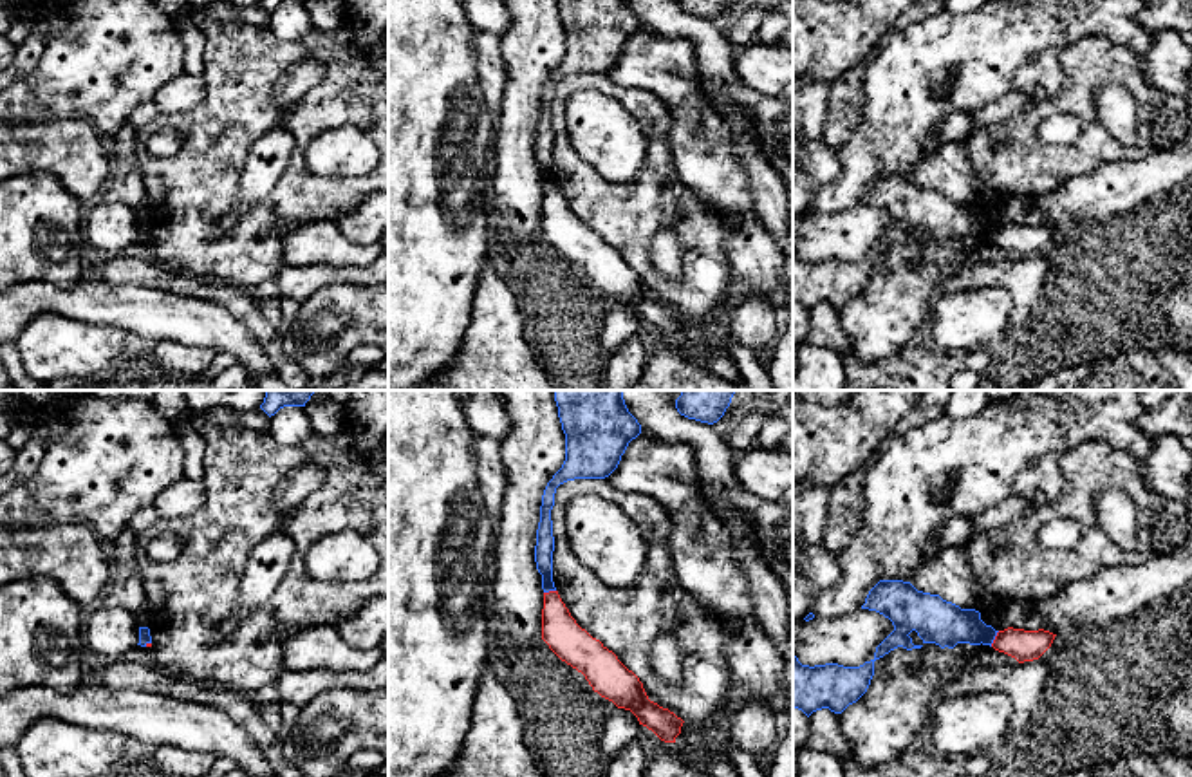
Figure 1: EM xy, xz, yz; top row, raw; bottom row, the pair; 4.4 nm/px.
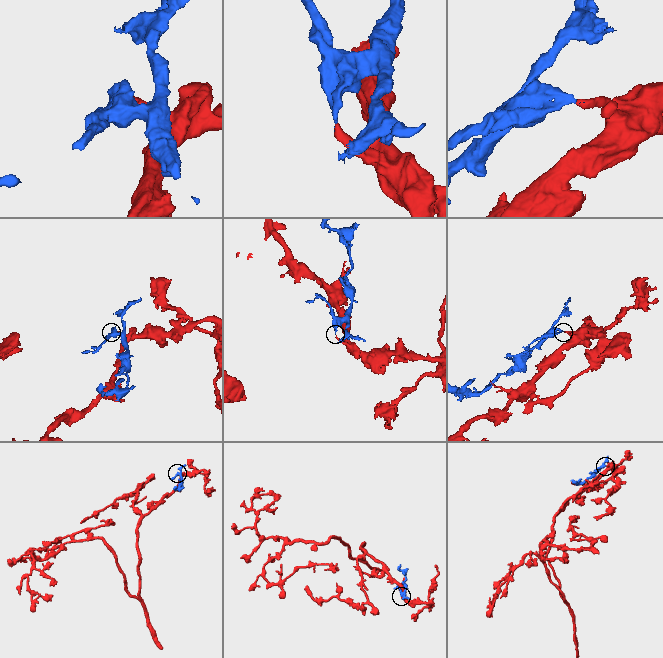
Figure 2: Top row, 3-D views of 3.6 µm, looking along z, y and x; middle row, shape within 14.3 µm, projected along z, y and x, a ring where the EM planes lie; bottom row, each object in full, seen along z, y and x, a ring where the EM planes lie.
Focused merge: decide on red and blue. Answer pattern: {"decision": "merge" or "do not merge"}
{"decision": "merge"}

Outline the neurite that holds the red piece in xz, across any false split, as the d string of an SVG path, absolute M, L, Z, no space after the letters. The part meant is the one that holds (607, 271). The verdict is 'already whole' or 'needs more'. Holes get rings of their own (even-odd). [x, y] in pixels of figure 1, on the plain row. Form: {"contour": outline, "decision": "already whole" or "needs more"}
{"contour": "M556 0L565 29L565 56L547 78L536 125L535 157L542 170L542 235L567 260L585 271L594 287L630 305L661 336L675 338L683 314L650 296L639 273L571 211L553 177L553 116L556 83L574 74L605 74L619 60L641 20L627 0Z", "decision": "needs more"}

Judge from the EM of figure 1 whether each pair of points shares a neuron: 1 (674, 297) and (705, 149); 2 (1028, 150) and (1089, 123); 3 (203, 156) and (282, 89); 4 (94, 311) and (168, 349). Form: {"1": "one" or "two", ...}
{"1": "two", "2": "one", "3": "two", "4": "two"}

